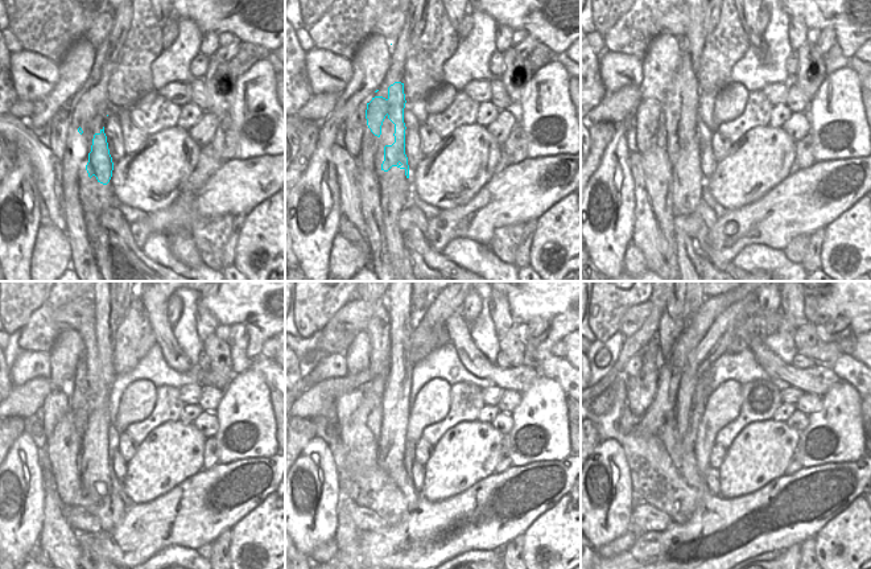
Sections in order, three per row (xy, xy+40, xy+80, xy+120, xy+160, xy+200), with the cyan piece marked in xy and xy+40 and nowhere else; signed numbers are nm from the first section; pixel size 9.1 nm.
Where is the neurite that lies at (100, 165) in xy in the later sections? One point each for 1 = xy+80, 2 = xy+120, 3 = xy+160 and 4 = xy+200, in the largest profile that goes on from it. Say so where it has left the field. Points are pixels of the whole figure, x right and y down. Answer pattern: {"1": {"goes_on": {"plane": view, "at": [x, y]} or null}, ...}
{"1": {"goes_on": {"plane": "xy+80", "at": [681, 100]}}, "2": {"goes_on": {"plane": "xy+120", "at": [87, 378]}}, "3": {"goes_on": {"plane": "xy+160", "at": [379, 329]}}, "4": {"goes_on": {"plane": "xy+200", "at": [671, 325]}}}

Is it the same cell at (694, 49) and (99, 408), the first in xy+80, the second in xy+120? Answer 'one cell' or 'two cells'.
one cell

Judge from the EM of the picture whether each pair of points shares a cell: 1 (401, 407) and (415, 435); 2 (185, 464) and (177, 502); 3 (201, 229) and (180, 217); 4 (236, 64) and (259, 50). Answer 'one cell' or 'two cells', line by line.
1: two cells
2: two cells
3: two cells
4: one cell

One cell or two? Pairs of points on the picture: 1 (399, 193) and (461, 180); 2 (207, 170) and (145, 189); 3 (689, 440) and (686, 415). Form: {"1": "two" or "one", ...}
{"1": "two", "2": "two", "3": "one"}

